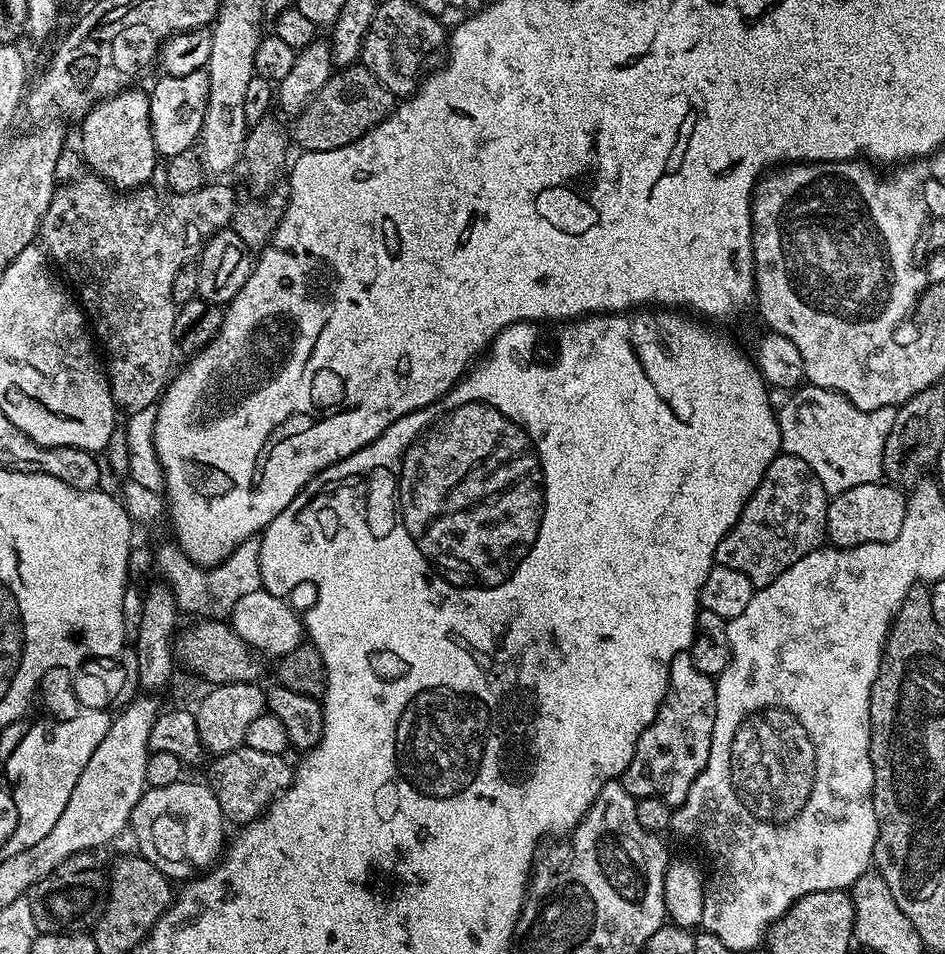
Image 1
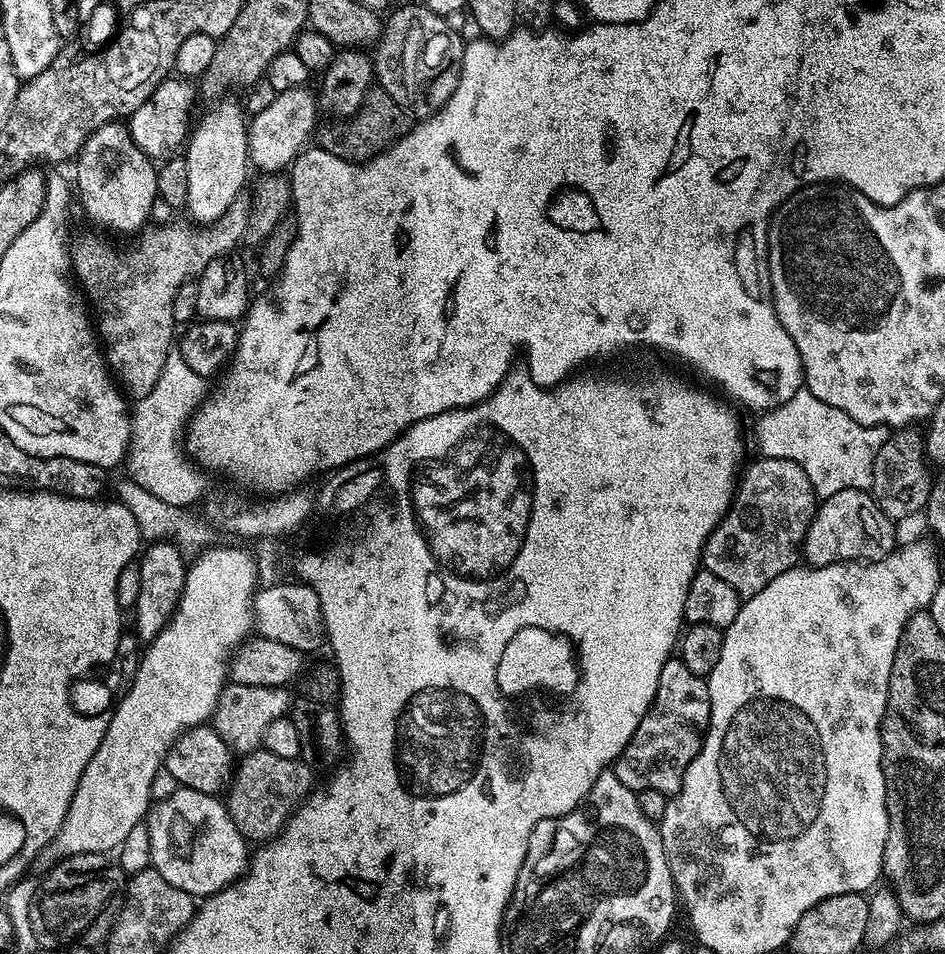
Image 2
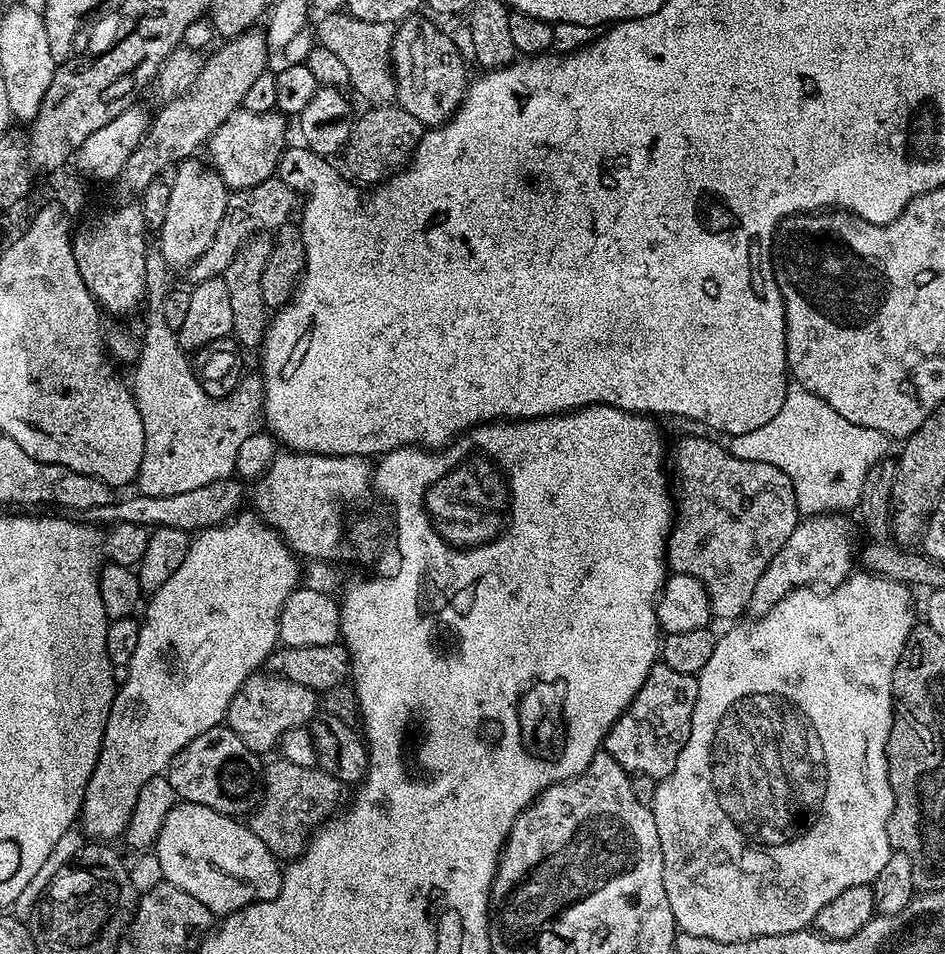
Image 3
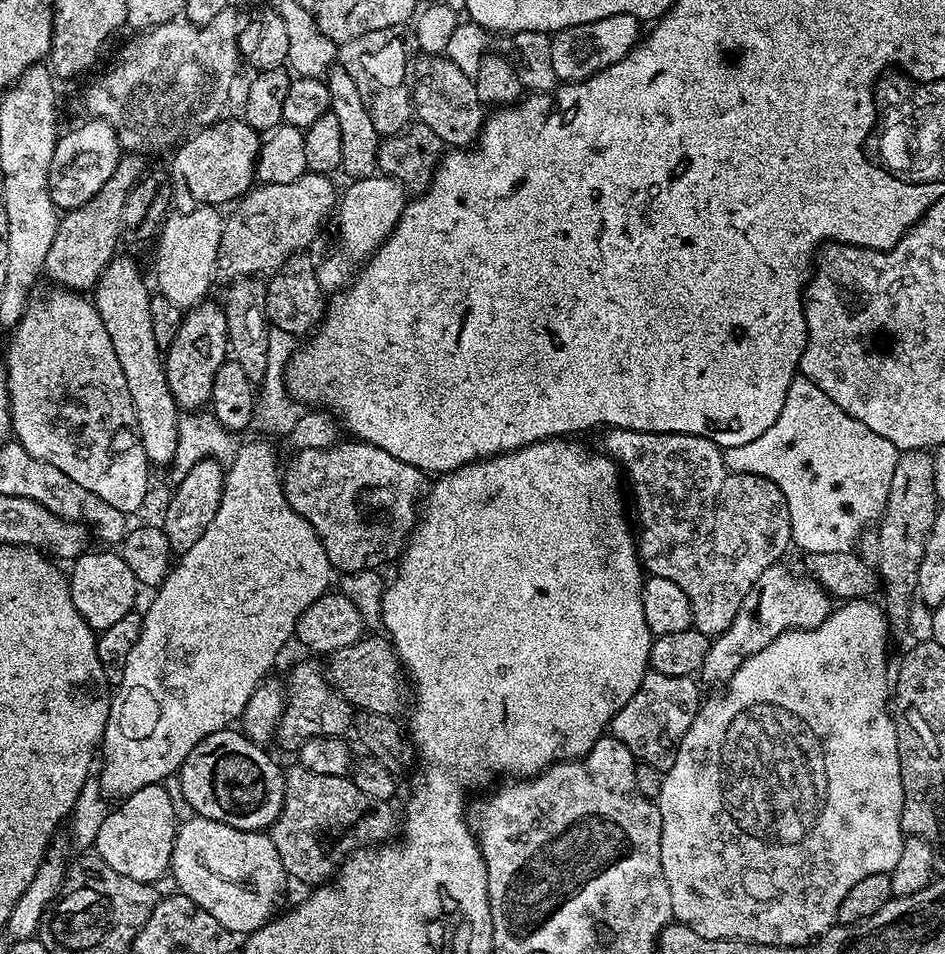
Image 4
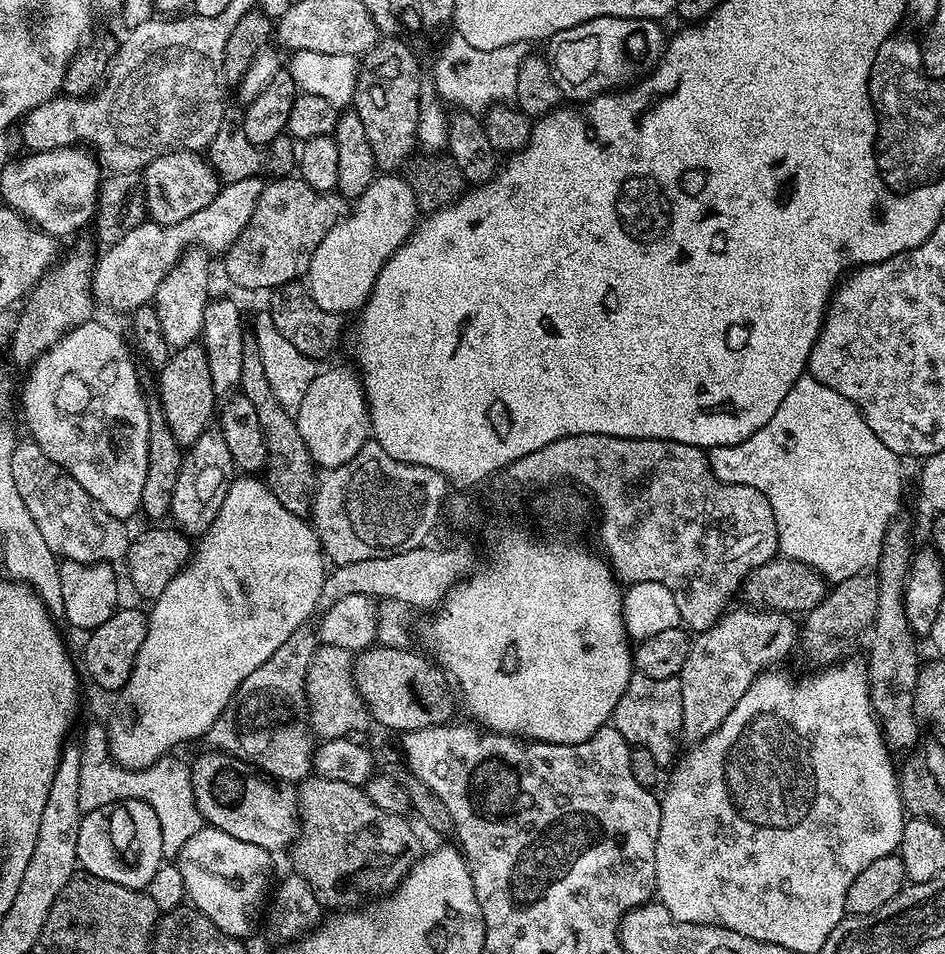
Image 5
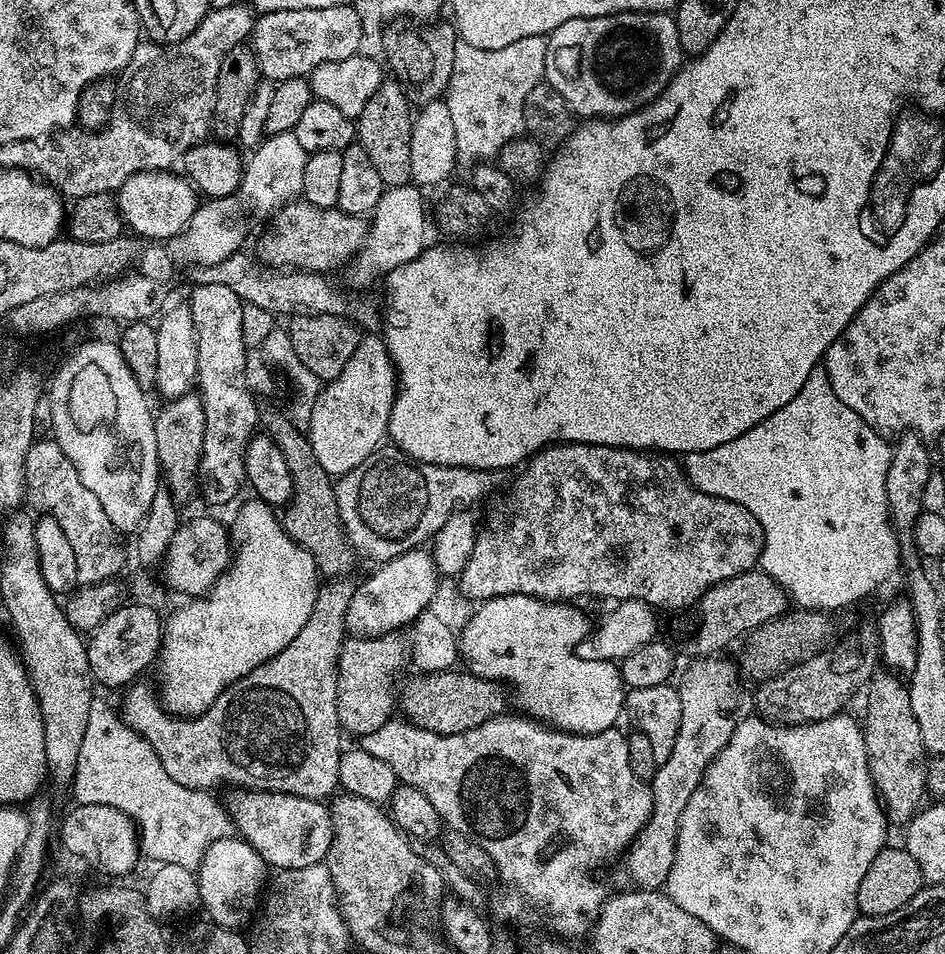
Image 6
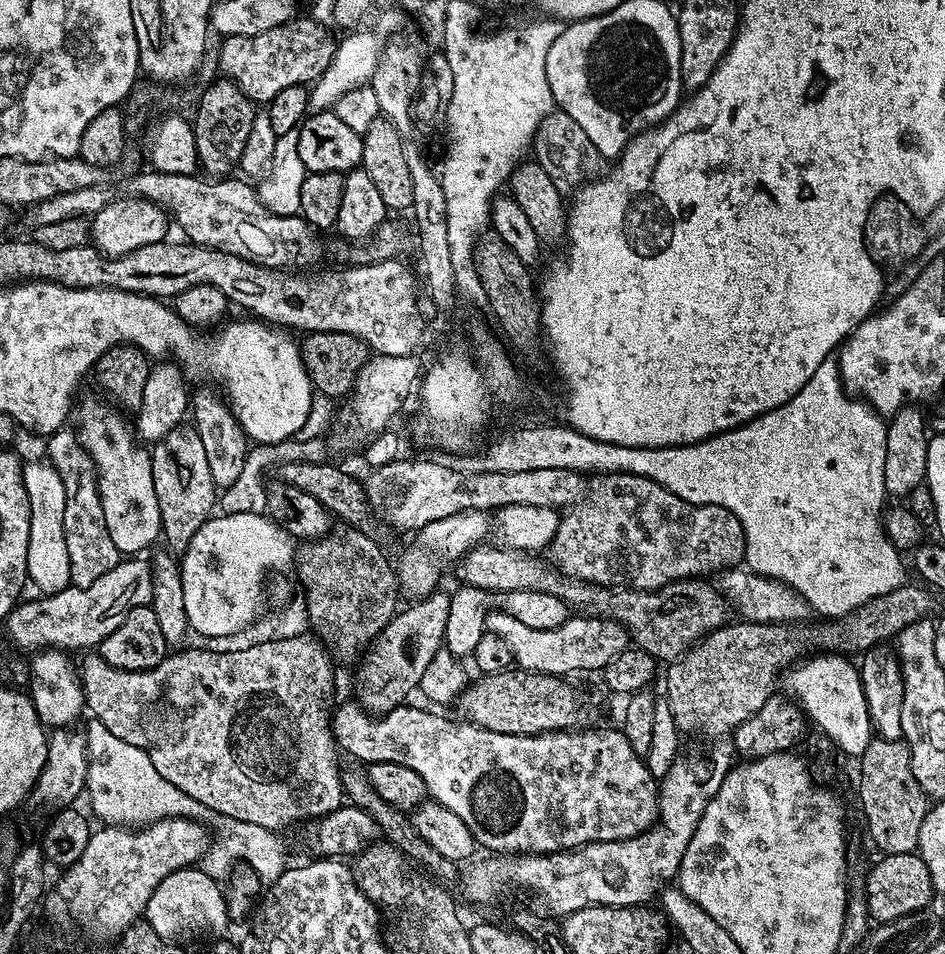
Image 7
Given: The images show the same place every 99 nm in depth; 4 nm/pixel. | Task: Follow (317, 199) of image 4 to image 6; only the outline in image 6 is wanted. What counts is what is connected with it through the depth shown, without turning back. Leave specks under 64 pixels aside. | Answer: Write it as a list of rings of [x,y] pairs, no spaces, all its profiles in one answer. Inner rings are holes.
[[[297,198],[290,204],[285,204],[279,212],[271,217],[268,229],[260,236],[256,244],[255,255],[261,264],[277,270],[299,270],[302,272],[331,273],[331,268],[339,264],[347,265],[367,240],[369,221],[364,216],[344,213],[340,208],[319,208],[310,206],[302,198]]]

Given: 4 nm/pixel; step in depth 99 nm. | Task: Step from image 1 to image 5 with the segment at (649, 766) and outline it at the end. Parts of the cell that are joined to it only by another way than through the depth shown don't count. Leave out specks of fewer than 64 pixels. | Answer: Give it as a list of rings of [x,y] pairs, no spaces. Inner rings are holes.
[[[633,674],[622,698],[618,698],[618,706],[614,706],[610,724],[618,730],[618,734],[622,734],[622,738],[628,740],[632,748],[646,750],[661,766],[671,765],[677,759],[676,743],[681,743],[684,730],[679,679],[675,676],[646,678]]]

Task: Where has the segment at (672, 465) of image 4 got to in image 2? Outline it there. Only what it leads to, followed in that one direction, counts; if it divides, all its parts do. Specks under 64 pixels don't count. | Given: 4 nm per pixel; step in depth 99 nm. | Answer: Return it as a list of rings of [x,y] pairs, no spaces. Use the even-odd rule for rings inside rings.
[[[760,456],[752,465],[750,464],[739,473],[732,505],[720,519],[720,524],[709,533],[702,555],[703,571],[722,578],[722,582],[729,584],[741,598],[758,594],[762,586],[774,582],[778,574],[797,563],[804,535],[808,533],[808,527],[818,507],[818,497],[810,486],[810,478],[806,478],[806,470],[802,470],[798,462],[786,458]]]

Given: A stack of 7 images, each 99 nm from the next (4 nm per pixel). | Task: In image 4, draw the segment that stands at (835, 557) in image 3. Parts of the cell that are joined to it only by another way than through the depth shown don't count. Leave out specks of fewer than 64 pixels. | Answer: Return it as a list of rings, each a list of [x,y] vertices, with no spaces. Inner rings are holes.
[[[780,562],[771,564],[762,570],[762,574],[758,574],[758,582],[750,586],[750,594],[746,594],[742,606],[738,606],[734,622],[730,622],[727,630],[709,643],[704,665],[699,670],[699,675],[704,676],[705,685],[723,685],[747,656],[752,656],[762,646],[768,646],[783,632],[791,632],[793,628],[817,628],[832,611],[833,601],[811,576],[795,576],[782,565]]]

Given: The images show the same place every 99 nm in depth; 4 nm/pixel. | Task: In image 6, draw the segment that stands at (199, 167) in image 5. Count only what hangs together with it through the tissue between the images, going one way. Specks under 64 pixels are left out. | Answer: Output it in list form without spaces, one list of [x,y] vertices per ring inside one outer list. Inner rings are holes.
[[[172,170],[139,172],[122,182],[115,198],[120,218],[129,233],[148,242],[168,242],[183,232],[198,207],[198,192],[191,180],[174,173]]]

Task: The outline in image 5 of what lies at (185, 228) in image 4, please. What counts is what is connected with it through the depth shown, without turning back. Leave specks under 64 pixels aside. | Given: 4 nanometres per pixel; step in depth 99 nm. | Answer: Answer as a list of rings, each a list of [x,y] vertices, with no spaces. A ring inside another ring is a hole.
[[[195,246],[187,249],[156,288],[154,307],[158,314],[158,322],[162,322],[162,334],[169,349],[185,348],[187,344],[195,344],[201,339],[206,306],[210,299],[208,260],[210,260],[209,253],[204,249]]]

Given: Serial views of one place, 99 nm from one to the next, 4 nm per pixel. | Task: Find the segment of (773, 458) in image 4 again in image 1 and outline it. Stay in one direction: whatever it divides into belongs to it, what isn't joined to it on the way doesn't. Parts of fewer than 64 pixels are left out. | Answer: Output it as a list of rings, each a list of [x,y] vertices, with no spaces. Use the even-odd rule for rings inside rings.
[[[809,383],[797,387],[792,394],[776,412],[781,449],[789,456],[802,458],[829,494],[845,492],[858,484],[877,483],[882,476],[884,440],[894,422],[896,408],[864,412],[839,392]]]

